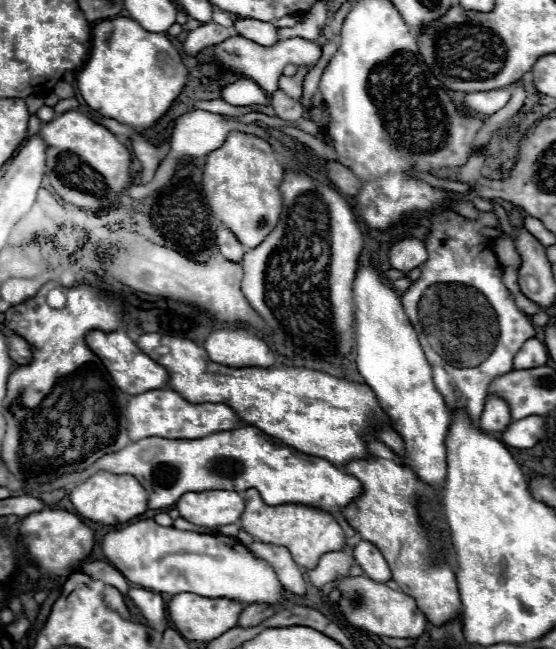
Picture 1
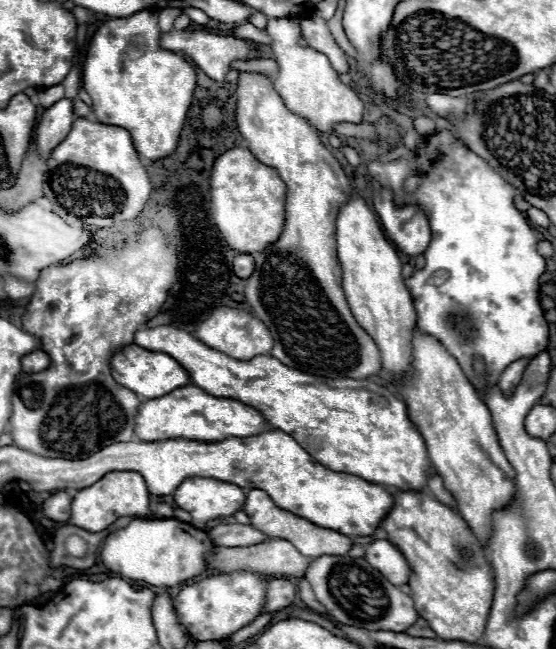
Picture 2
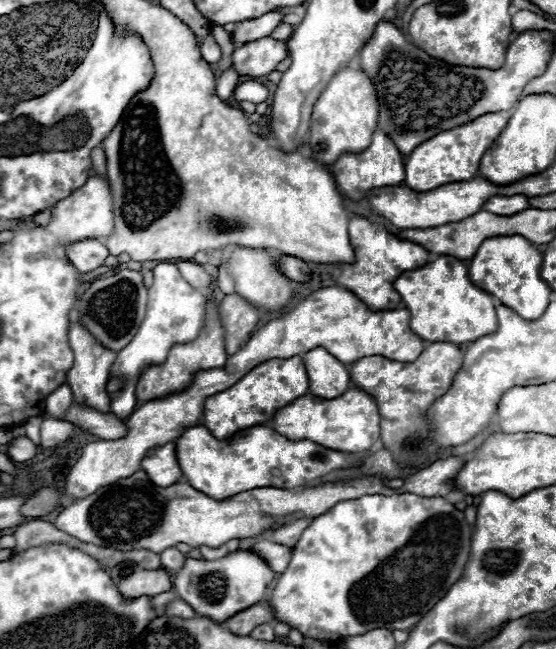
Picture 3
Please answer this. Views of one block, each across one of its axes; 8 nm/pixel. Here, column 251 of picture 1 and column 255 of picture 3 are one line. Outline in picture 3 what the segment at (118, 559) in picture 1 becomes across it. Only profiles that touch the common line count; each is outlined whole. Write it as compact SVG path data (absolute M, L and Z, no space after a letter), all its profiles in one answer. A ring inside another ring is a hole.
M238 550L222 556L220 560L186 558L182 570L174 574L174 590L186 604L194 608L196 614L212 618L214 622L220 624L222 620L234 616L234 612L250 608L250 604L258 604L258 600L266 596L274 576L276 574L256 552Z

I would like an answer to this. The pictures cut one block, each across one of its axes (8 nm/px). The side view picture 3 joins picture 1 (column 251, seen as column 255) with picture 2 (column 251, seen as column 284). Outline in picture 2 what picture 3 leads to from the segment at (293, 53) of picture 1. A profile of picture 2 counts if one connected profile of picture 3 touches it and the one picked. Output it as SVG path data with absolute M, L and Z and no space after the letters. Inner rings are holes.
M170 30L170 32L162 34L160 48L192 58L192 62L206 76L210 76L212 80L218 80L218 82L224 82L224 76L230 70L230 62L246 60L246 58L260 58L260 50L254 46L254 42L240 40L234 36L218 36L218 34L210 34L204 30L192 30L192 32L190 30Z

